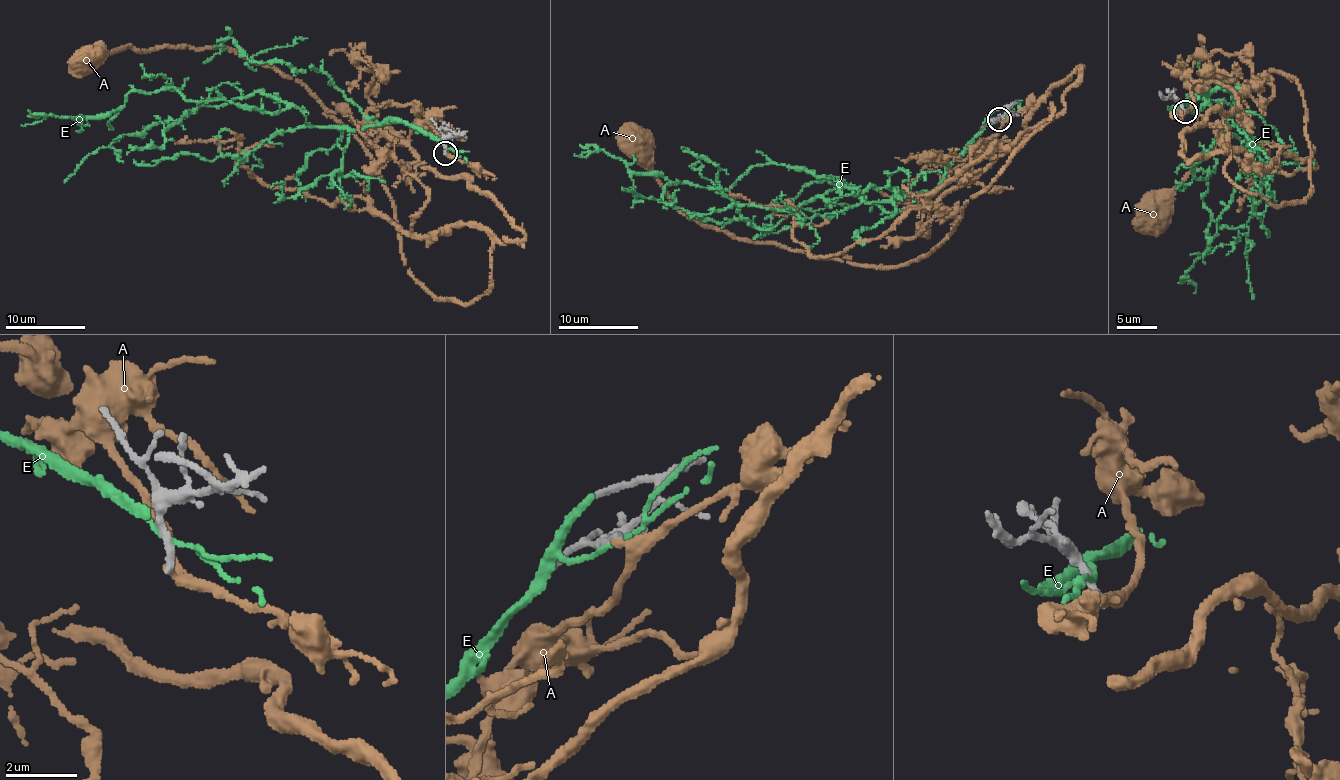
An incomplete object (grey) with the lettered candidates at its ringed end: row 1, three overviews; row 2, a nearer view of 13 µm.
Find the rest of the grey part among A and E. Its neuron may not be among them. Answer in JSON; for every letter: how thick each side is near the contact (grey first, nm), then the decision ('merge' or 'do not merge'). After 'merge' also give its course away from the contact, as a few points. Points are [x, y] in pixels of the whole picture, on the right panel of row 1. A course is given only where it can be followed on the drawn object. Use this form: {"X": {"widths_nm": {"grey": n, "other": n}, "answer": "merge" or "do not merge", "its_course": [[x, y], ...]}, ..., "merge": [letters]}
{"A": {"widths_nm": {"grey": 200, "other": 240}, "answer": "do not merge"}, "E": {"widths_nm": {"grey": 260, "other": 100}, "answer": "do not merge"}, "merge": []}

